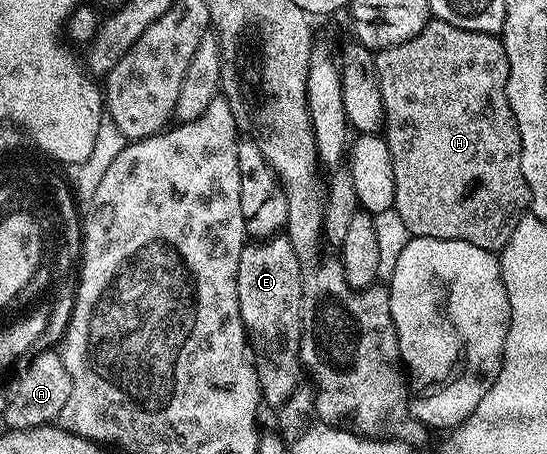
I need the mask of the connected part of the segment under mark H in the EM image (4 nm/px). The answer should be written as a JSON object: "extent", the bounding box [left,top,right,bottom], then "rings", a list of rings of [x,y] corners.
{"extent":[374,19,530,250],"rings":[[[431,19],[412,39],[399,45],[390,45],[387,49],[377,50],[374,54],[374,62],[378,72],[382,102],[386,107],[384,136],[388,143],[388,151],[392,155],[393,174],[396,175],[396,199],[393,208],[400,215],[400,219],[404,219],[404,227],[408,227],[411,237],[452,239],[453,241],[472,243],[472,247],[481,249],[502,250],[512,235],[514,222],[529,210],[530,188],[524,179],[524,171],[520,167],[522,144],[518,134],[518,124],[514,122],[506,94],[508,55],[501,36],[493,33],[473,33],[467,29],[456,27],[452,23]]]}

